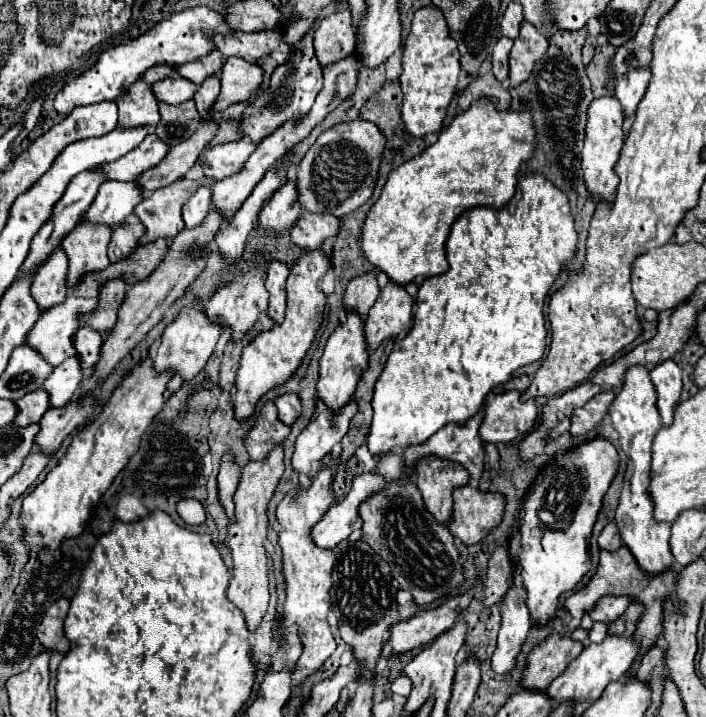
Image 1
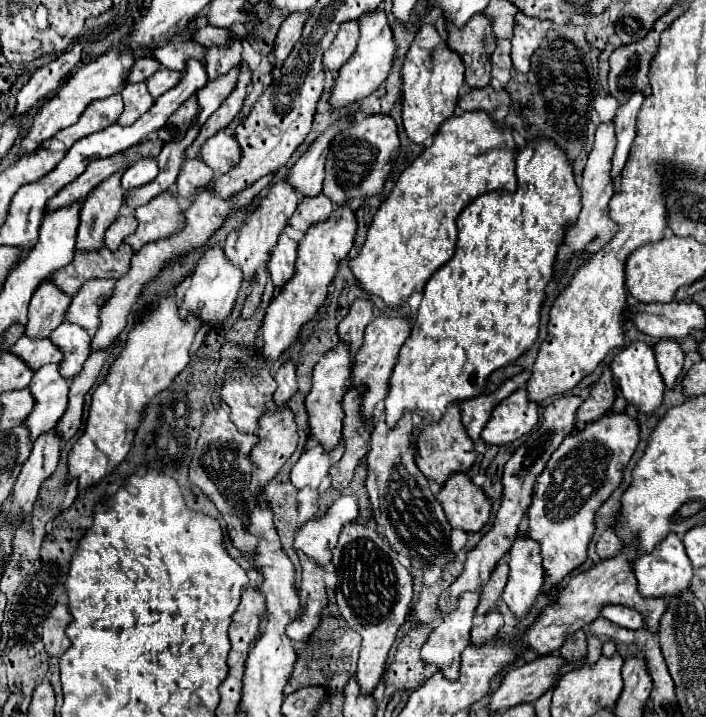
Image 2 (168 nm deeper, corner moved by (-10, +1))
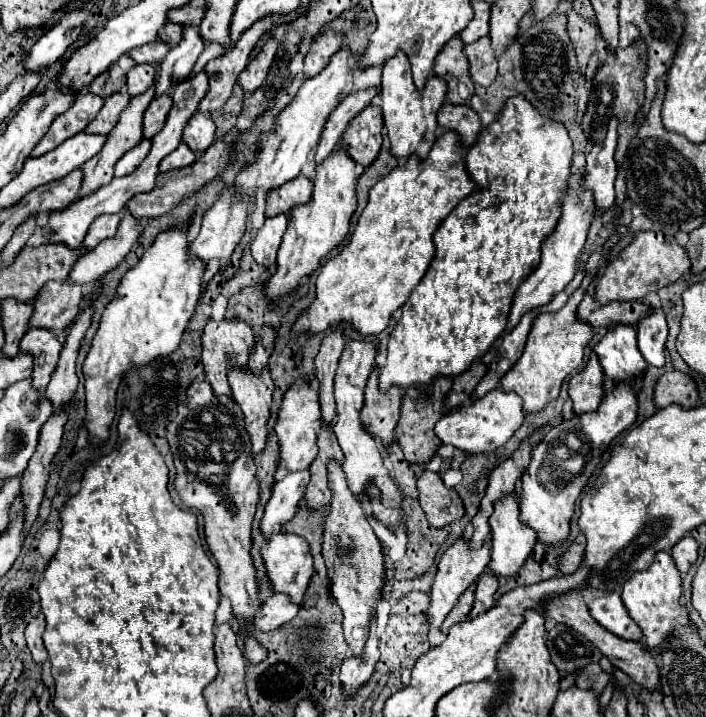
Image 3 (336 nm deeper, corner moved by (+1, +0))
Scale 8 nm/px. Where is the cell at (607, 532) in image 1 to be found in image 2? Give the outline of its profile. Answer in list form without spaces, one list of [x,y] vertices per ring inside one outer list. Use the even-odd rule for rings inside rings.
[[[607,529],[597,541],[597,555],[601,559],[609,559],[617,555],[619,551],[623,551],[623,541],[619,539],[619,535],[613,529]]]

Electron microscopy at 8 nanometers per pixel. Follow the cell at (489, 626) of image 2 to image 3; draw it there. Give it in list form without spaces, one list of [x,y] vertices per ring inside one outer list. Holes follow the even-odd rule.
[[[486,570],[484,576],[478,580],[476,600],[474,600],[474,608],[470,612],[470,618],[476,618],[476,614],[482,614],[482,610],[488,610],[494,606],[496,590],[498,590],[498,578],[492,574],[492,570]]]

